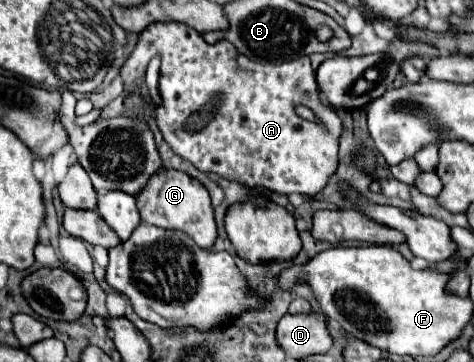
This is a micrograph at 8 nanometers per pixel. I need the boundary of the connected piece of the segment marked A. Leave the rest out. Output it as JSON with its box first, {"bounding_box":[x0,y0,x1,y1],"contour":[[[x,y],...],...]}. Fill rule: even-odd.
{"bounding_box":[119,23,341,197],"contour":[[[151,23],[145,31],[139,33],[133,53],[119,71],[125,91],[131,91],[135,81],[145,77],[147,65],[155,55],[161,57],[161,103],[153,107],[153,117],[159,131],[163,133],[163,139],[169,143],[175,155],[193,163],[201,171],[213,171],[249,187],[277,191],[283,195],[301,193],[313,197],[325,187],[329,175],[337,169],[341,119],[329,105],[321,103],[309,57],[291,59],[287,63],[255,63],[233,49],[229,41],[217,41],[209,45],[197,31],[181,23]],[[297,105],[311,109],[319,121],[315,123],[303,119],[295,111]]]}

